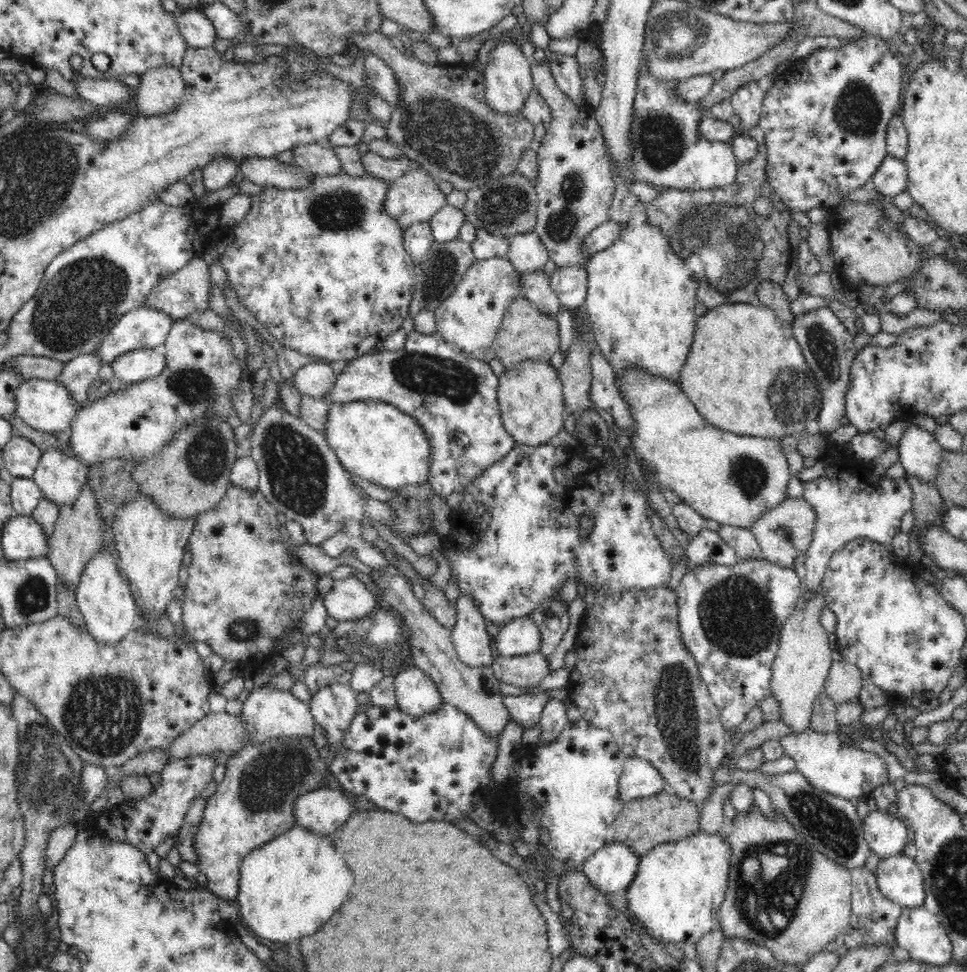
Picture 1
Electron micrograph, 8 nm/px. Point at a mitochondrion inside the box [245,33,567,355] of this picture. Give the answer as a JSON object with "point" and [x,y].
{"point":[445,136]}

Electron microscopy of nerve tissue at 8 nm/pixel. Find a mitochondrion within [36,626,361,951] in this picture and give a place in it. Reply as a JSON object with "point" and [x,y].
{"point":[103,716]}

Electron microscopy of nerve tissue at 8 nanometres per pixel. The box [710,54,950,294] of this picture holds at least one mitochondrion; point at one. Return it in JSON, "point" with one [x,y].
{"point":[857,110]}

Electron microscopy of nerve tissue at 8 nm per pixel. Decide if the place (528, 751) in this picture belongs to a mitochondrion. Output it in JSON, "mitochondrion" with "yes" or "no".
{"mitochondrion":"no"}

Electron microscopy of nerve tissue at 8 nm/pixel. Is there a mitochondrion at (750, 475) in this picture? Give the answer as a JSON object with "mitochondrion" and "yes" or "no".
{"mitochondrion":"yes"}

